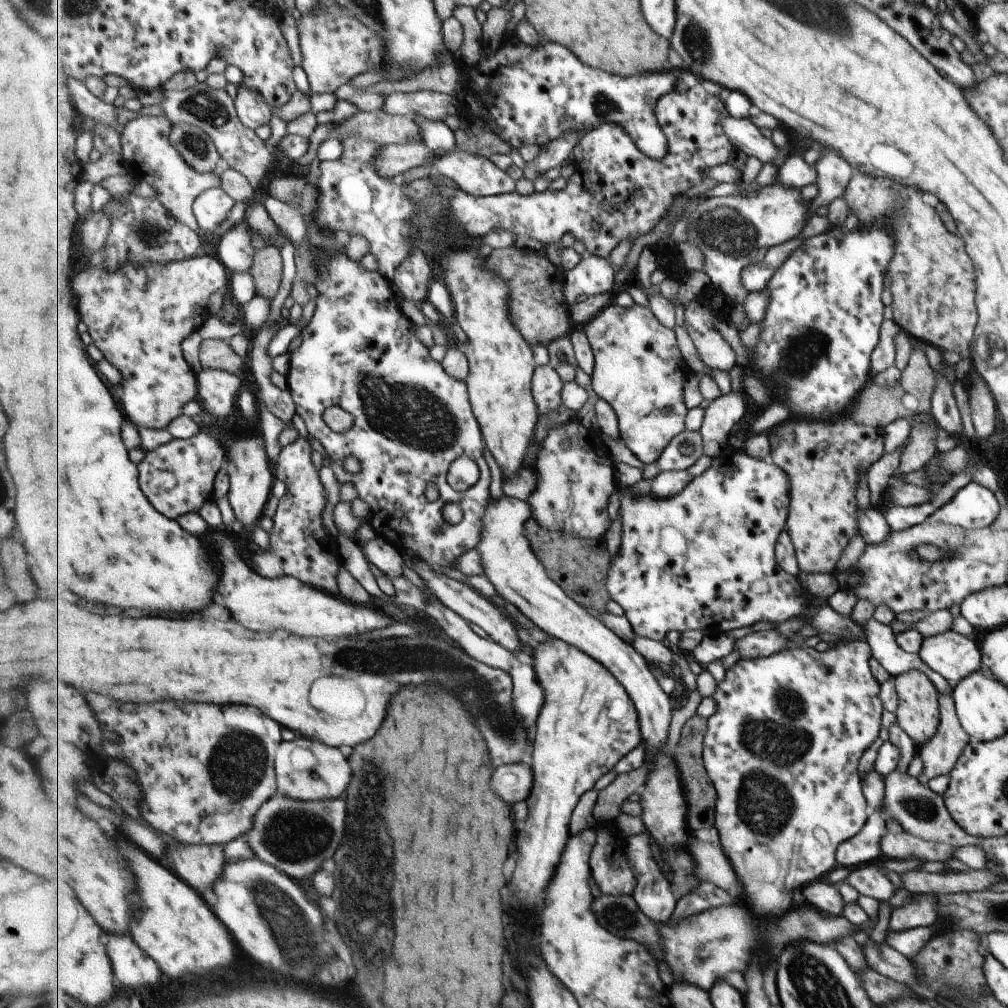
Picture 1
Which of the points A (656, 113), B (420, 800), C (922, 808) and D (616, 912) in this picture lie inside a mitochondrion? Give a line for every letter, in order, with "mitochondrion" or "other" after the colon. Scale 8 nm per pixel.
A: other
B: other
C: mitochondrion
D: mitochondrion

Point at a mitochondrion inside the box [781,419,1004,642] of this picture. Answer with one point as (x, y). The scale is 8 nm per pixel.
(922, 551)

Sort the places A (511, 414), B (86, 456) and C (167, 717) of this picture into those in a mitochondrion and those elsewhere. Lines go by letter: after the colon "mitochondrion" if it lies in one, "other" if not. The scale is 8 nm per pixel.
A: other
B: other
C: other

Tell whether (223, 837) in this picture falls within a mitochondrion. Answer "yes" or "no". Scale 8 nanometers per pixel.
no

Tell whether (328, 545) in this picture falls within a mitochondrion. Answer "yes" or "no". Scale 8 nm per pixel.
no

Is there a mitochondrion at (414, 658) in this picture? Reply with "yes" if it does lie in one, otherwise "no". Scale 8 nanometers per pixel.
yes

